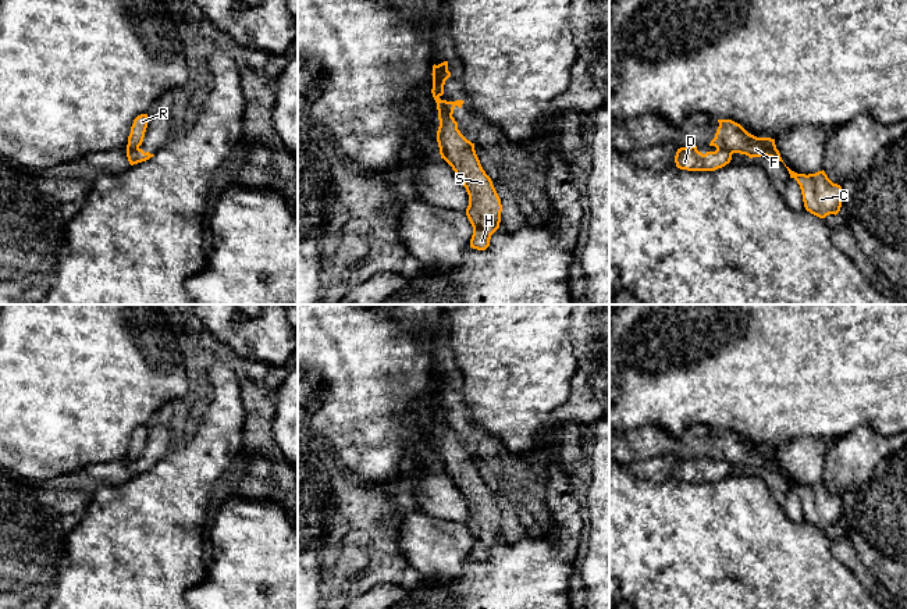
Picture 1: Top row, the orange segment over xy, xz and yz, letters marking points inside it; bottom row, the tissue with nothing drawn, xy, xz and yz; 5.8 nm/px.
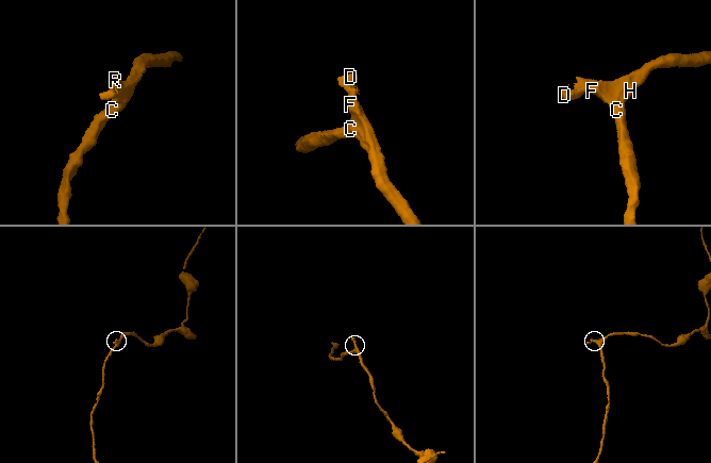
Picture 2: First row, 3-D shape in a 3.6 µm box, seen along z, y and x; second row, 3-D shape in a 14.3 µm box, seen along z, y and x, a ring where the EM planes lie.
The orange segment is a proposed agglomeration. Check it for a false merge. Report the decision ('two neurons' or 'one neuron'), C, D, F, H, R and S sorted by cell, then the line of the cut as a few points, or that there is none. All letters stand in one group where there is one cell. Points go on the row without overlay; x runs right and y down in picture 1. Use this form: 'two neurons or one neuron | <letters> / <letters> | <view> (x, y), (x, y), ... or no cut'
two neurons | C F H R S / D | yz (717, 458), (724, 458), (732, 465)

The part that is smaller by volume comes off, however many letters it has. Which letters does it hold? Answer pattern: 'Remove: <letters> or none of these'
Remove: D

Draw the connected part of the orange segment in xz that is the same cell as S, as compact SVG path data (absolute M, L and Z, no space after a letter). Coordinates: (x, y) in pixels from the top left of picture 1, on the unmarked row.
M441 421L438 431L437 453L441 470L452 478L469 506L466 527L473 538L470 559L485 562L491 546L499 539L501 510L480 476L474 455L460 445L452 425Z

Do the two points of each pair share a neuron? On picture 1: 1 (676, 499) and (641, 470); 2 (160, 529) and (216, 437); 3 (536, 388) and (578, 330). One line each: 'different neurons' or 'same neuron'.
1: different neurons
2: same neuron
3: different neurons

